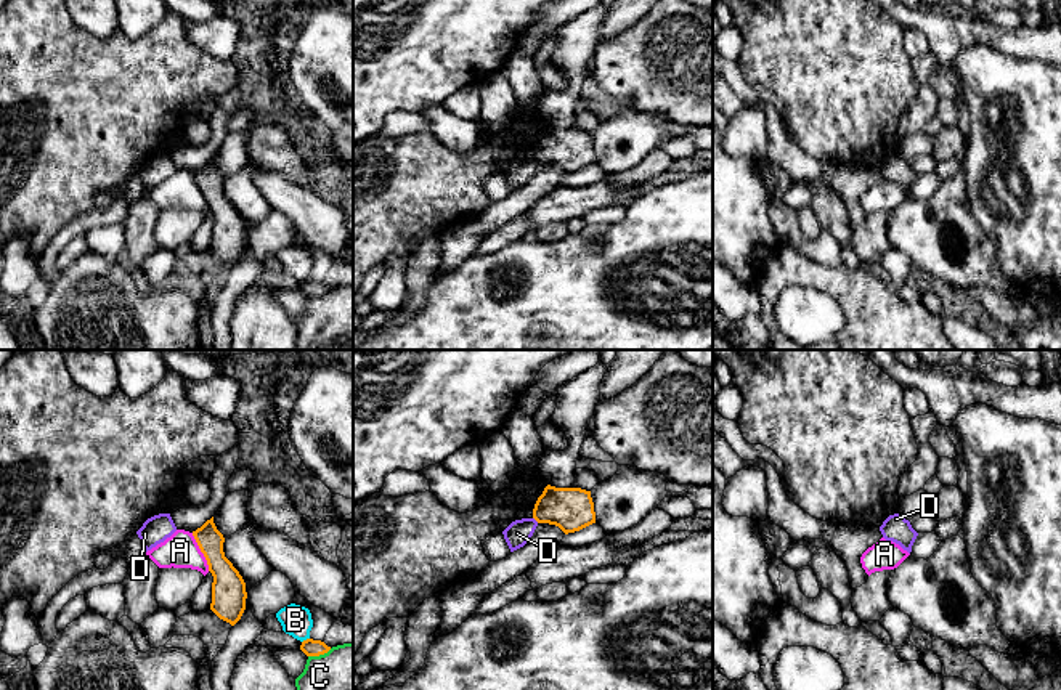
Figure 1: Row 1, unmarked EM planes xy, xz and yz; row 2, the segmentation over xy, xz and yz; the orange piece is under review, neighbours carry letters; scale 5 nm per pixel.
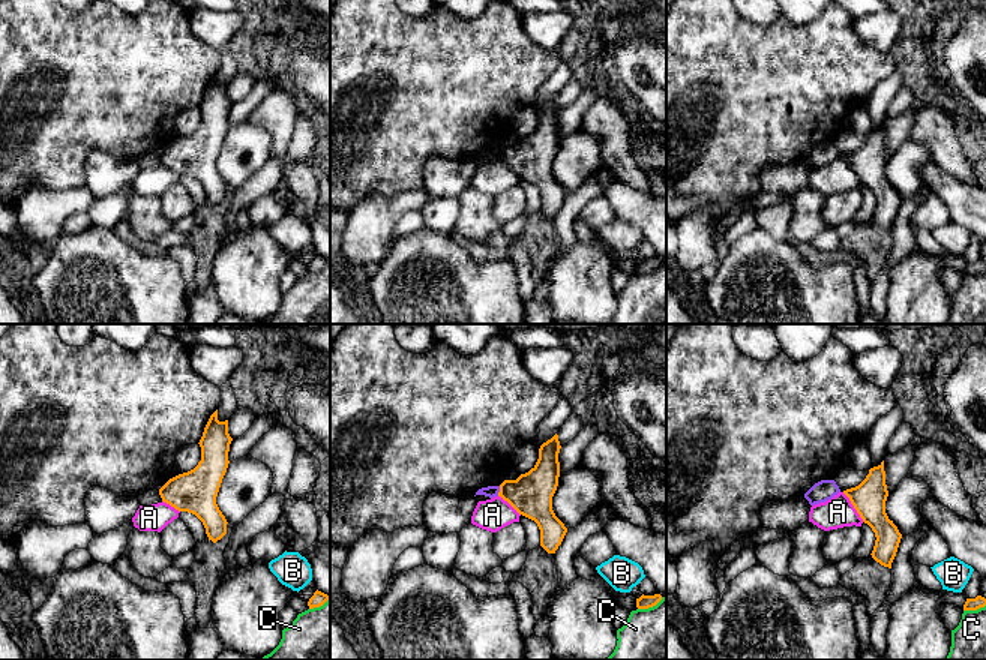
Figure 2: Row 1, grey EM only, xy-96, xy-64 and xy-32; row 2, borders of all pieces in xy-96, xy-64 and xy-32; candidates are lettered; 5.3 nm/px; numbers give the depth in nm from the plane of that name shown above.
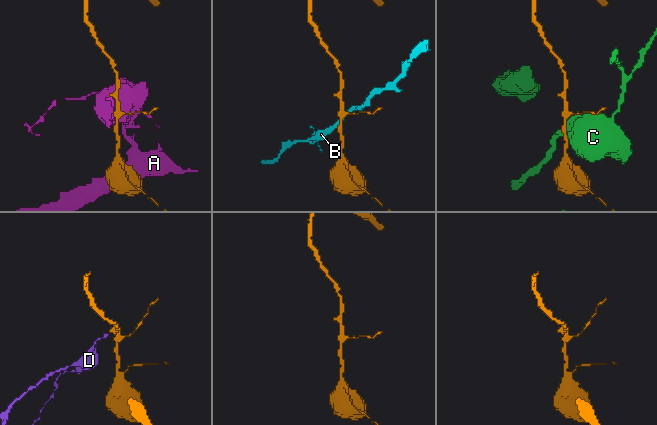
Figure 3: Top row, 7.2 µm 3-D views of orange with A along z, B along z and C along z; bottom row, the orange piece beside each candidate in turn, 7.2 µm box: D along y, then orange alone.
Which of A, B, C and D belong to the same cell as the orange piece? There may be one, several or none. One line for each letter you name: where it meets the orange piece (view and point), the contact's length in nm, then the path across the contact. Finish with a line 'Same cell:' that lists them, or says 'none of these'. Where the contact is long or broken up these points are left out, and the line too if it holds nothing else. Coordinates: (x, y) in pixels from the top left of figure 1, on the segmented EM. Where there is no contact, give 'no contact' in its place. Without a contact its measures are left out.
Same cell: none of these

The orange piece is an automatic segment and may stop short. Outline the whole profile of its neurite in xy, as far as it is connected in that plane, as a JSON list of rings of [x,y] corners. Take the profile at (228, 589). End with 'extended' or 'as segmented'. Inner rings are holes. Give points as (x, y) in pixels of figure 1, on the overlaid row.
[[[213,517],[193,536],[204,554],[213,576],[210,610],[223,621],[234,626],[246,610],[246,582],[223,552],[223,534],[217,530]]]; as segmented

